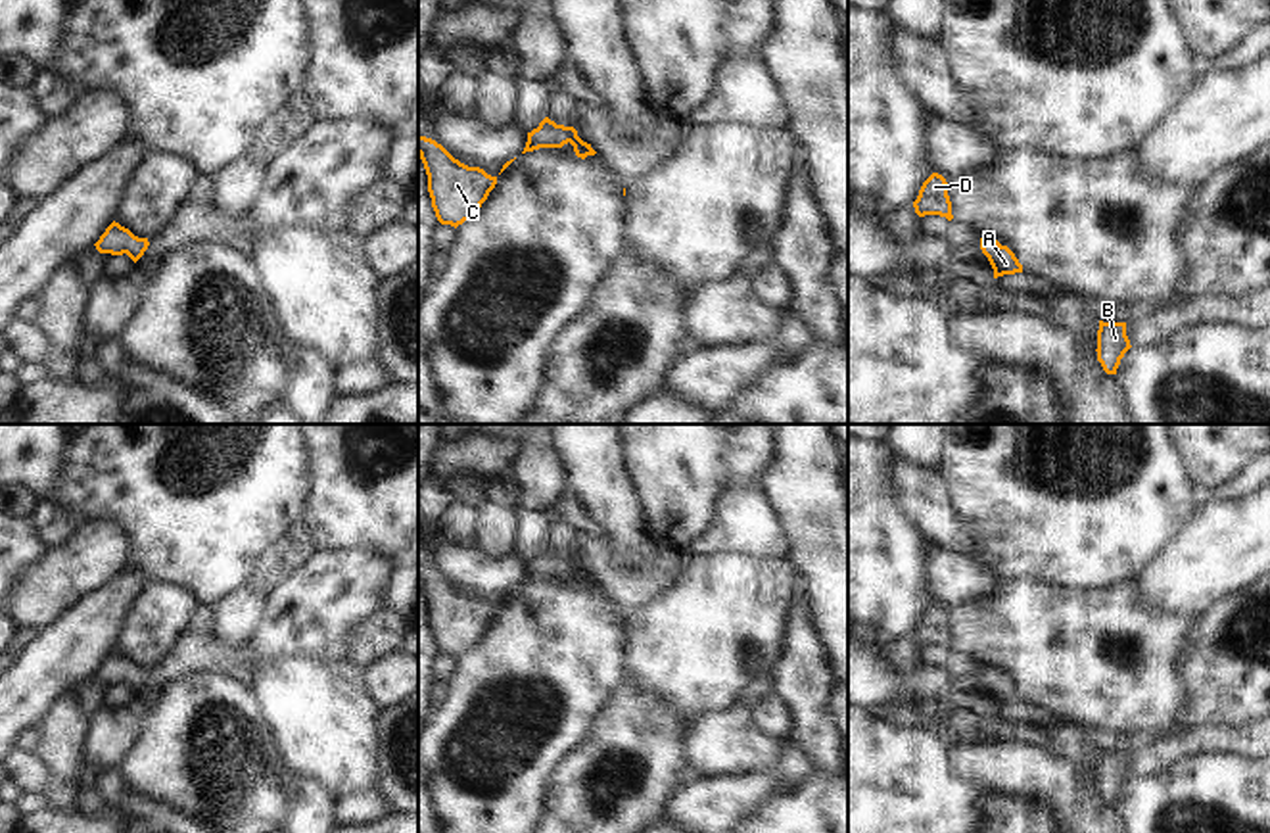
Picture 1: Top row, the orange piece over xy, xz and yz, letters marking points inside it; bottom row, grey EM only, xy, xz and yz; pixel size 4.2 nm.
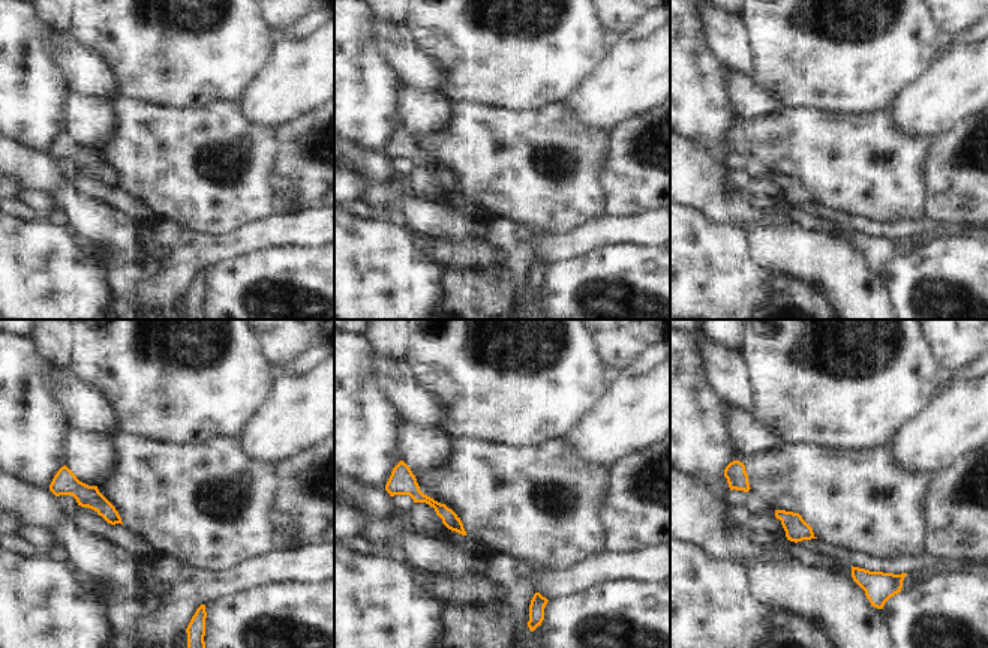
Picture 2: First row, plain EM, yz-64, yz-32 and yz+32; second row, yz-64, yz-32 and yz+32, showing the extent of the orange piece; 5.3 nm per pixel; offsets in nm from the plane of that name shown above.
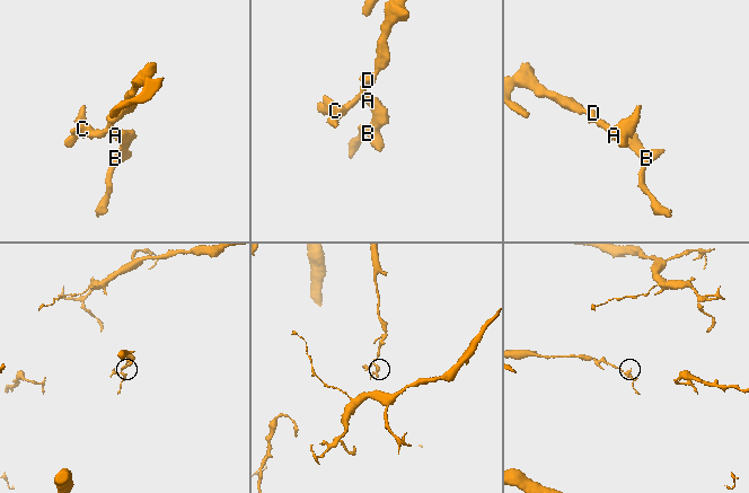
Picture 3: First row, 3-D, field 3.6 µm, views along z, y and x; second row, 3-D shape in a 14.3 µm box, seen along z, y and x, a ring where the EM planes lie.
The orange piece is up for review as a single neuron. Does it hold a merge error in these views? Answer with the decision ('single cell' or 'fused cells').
single cell

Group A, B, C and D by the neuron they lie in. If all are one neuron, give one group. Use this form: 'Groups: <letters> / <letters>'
Groups: A B C D.

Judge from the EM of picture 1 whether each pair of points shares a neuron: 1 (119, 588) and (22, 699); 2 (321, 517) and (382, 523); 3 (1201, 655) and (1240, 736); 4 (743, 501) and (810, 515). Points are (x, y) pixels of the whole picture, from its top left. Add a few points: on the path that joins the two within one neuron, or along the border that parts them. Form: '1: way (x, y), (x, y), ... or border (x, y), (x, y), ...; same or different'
1: way (100, 615), (45, 672); same
2: way (336, 517), (367, 517); same
3: border (1249, 724), (1190, 726); different
4: border (754, 482), (779, 523), (787, 549); different

